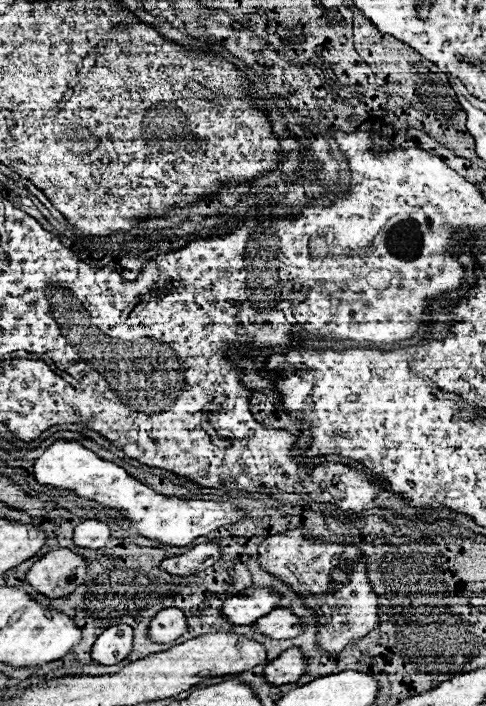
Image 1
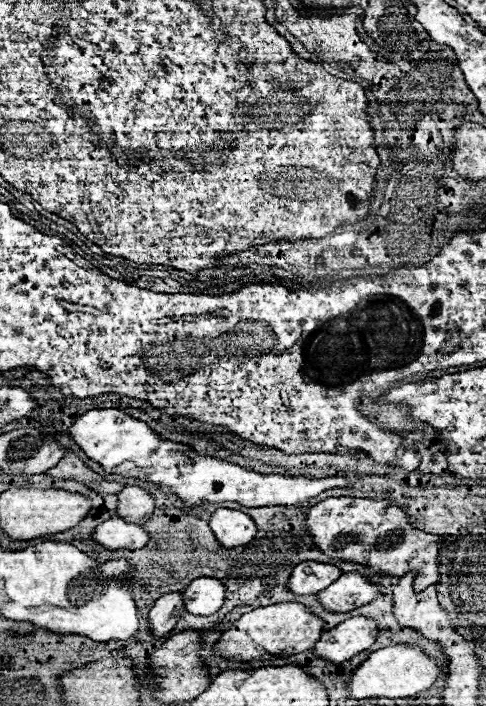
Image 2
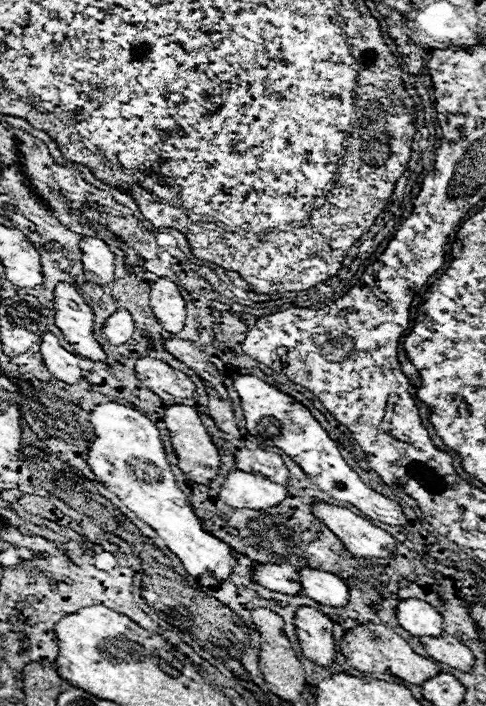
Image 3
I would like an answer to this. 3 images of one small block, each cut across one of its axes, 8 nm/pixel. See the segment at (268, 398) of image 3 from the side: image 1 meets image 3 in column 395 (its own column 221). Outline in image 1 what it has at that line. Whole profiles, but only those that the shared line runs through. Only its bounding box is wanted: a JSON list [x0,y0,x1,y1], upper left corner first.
[34,440,246,546]

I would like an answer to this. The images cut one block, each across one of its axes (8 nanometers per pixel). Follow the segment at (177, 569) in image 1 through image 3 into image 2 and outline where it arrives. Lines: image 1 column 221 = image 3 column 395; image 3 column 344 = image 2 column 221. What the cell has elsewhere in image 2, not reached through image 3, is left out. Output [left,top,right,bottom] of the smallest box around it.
[210,508,256,548]

